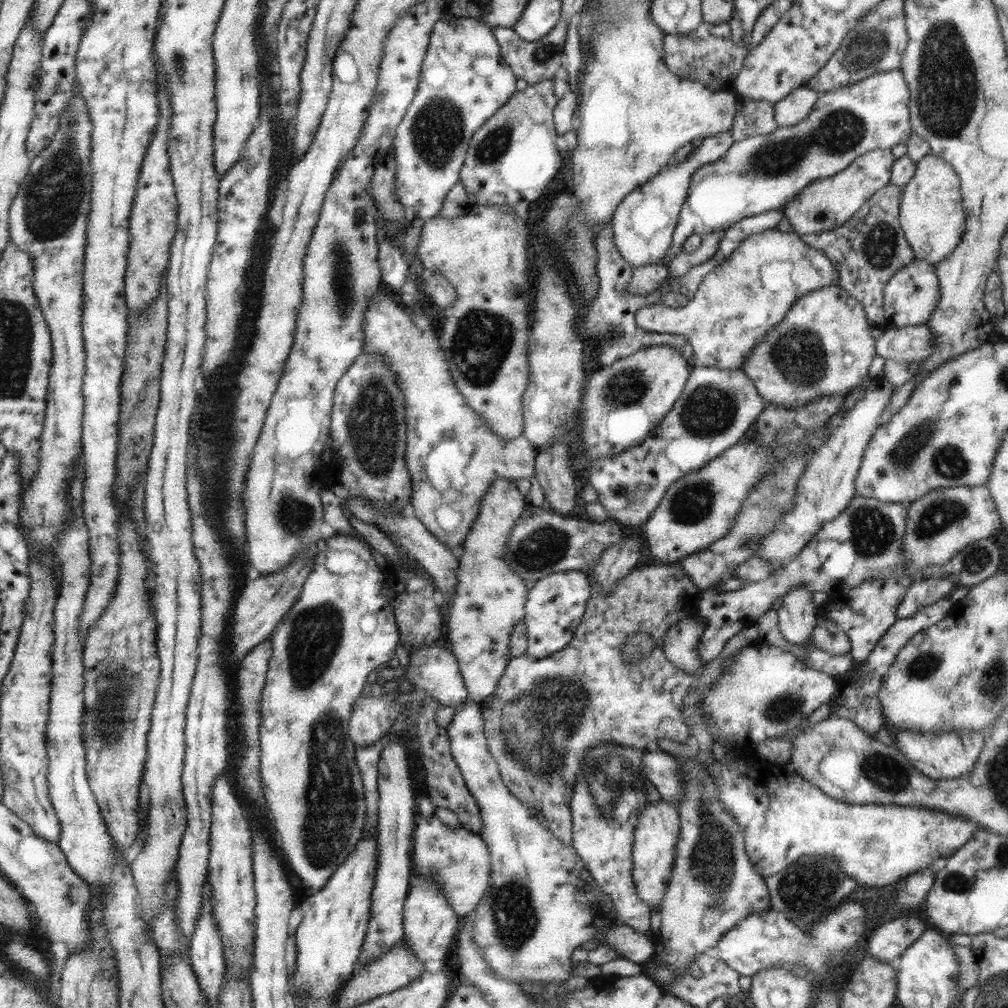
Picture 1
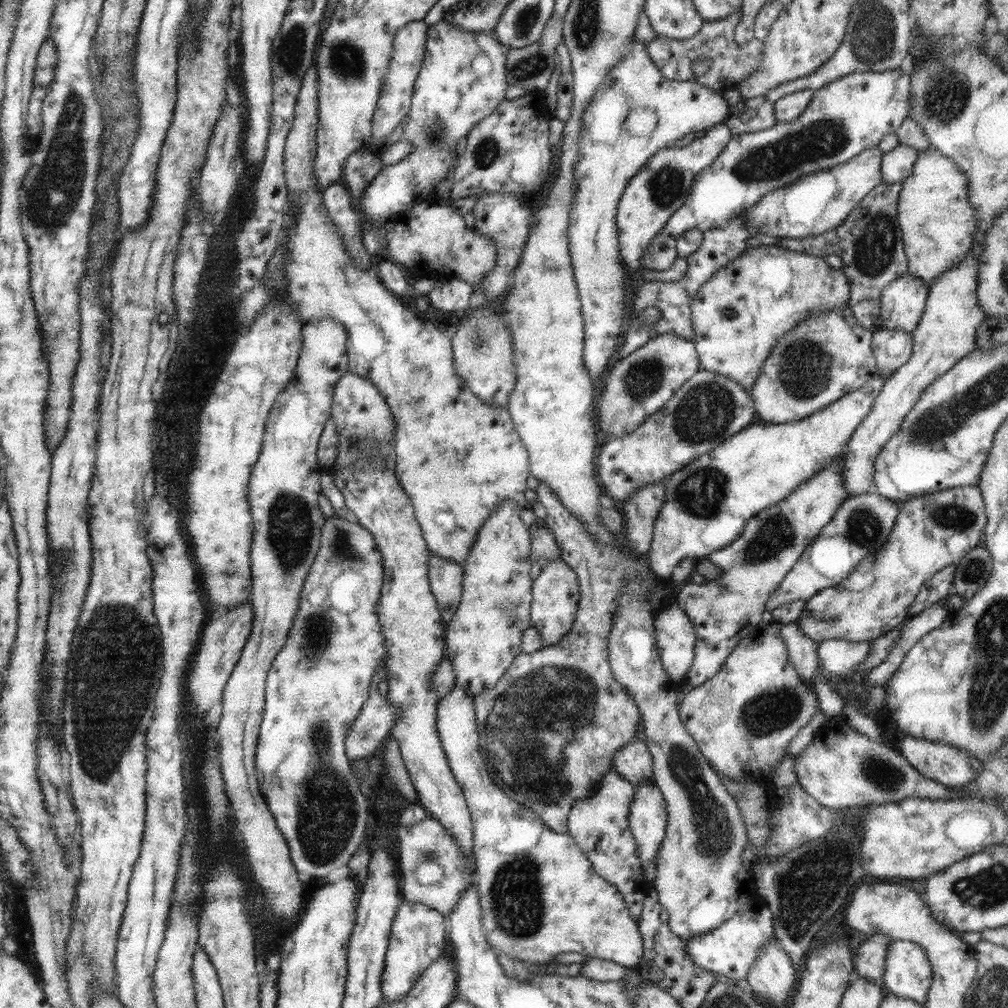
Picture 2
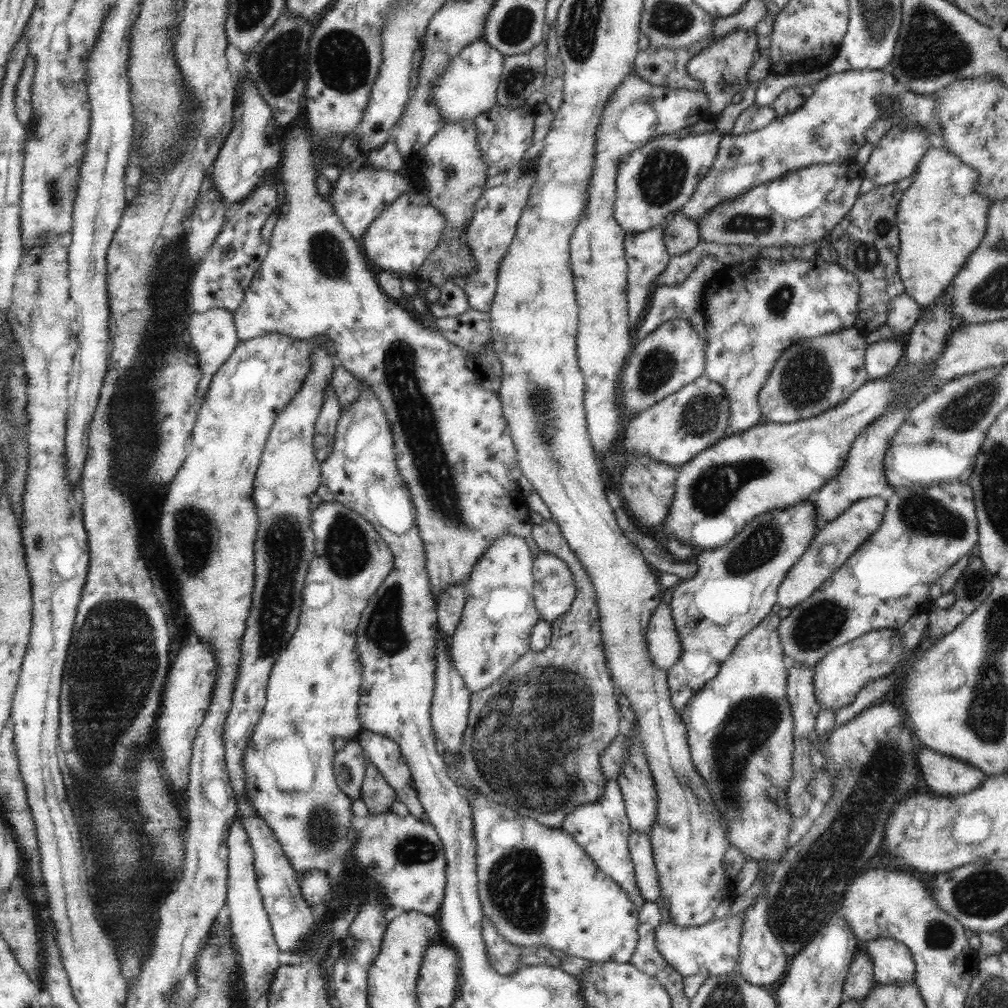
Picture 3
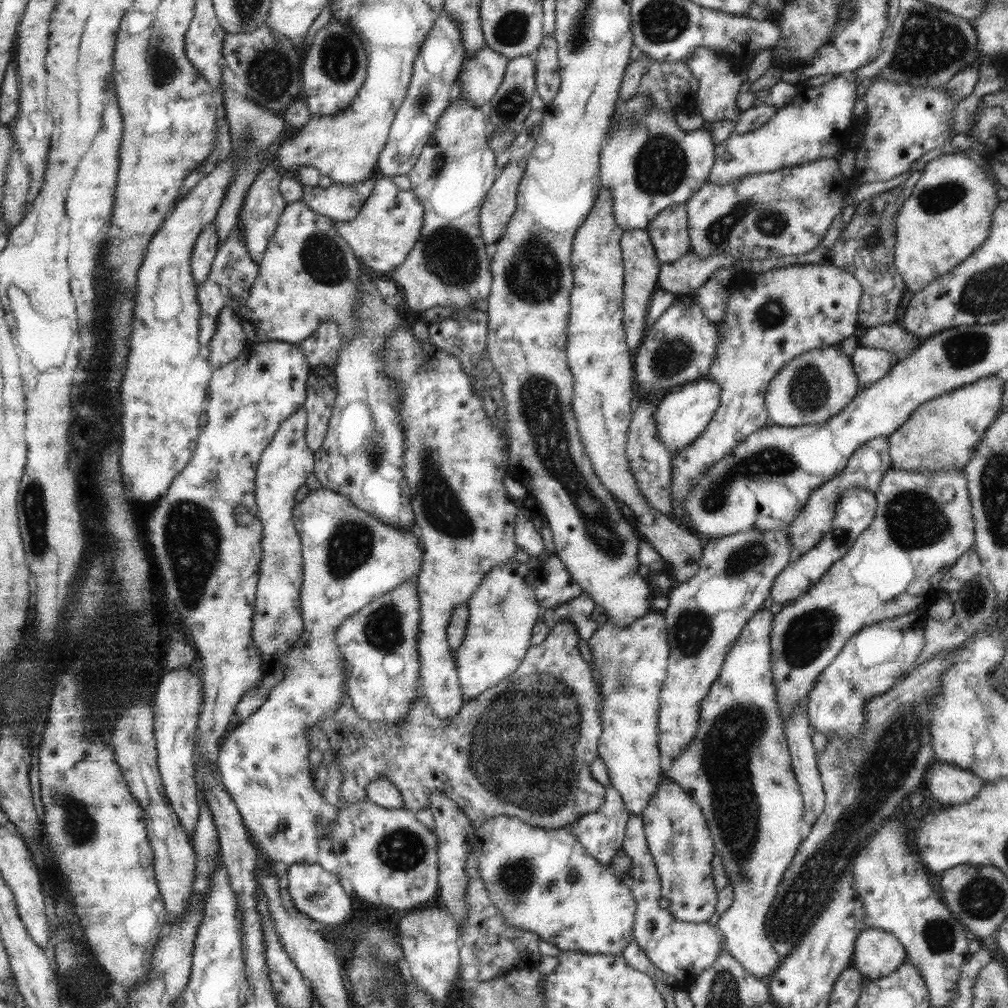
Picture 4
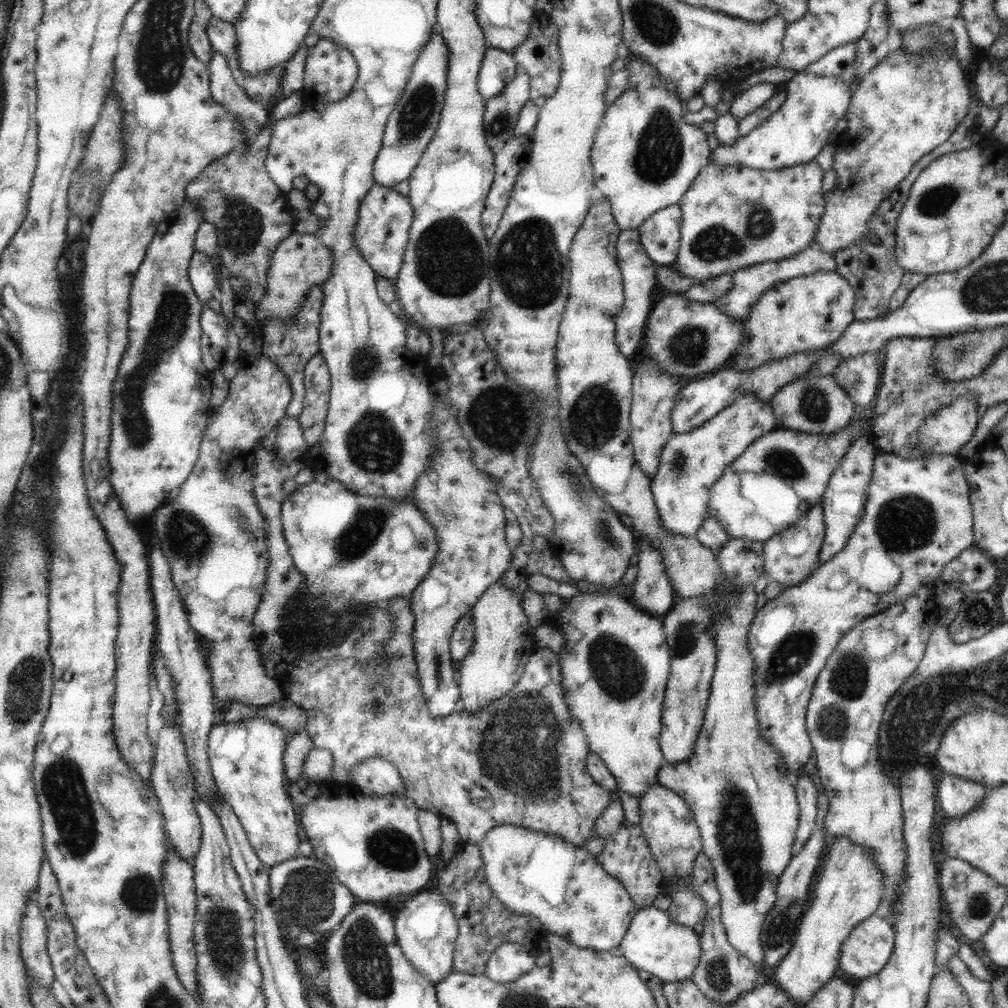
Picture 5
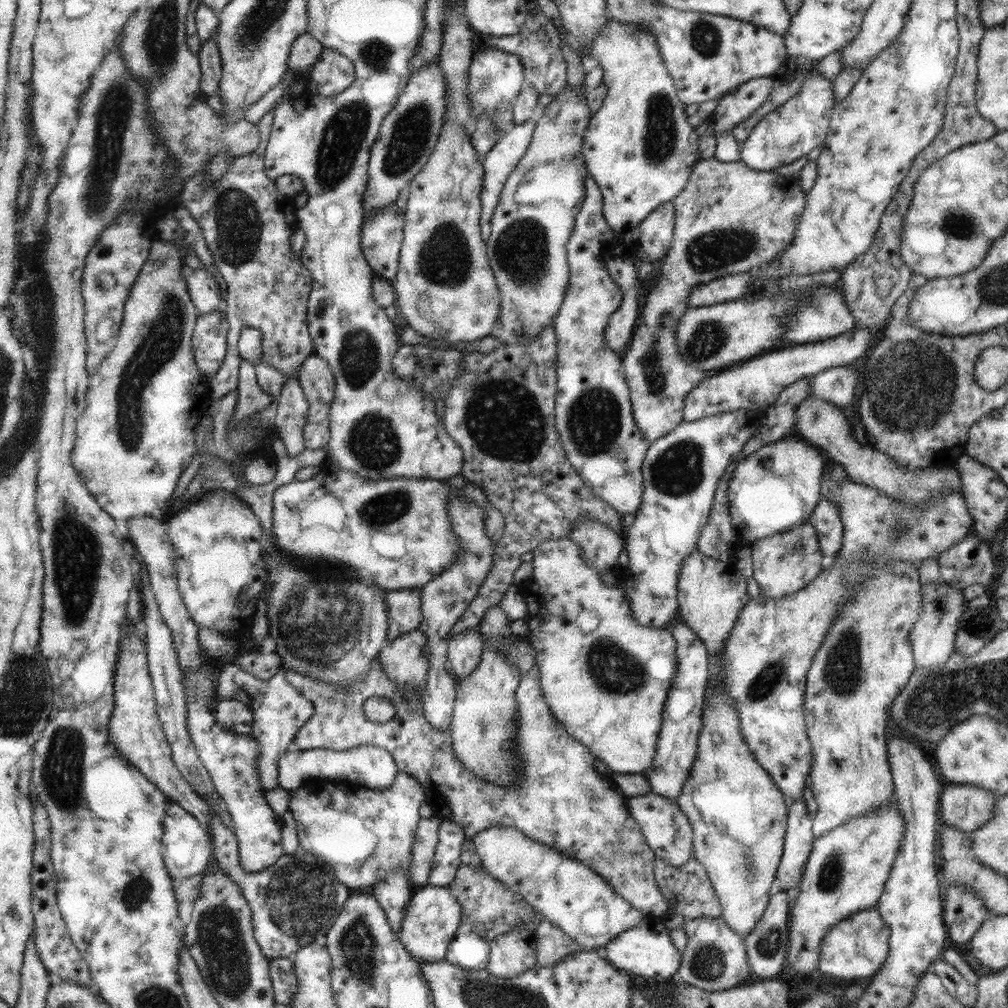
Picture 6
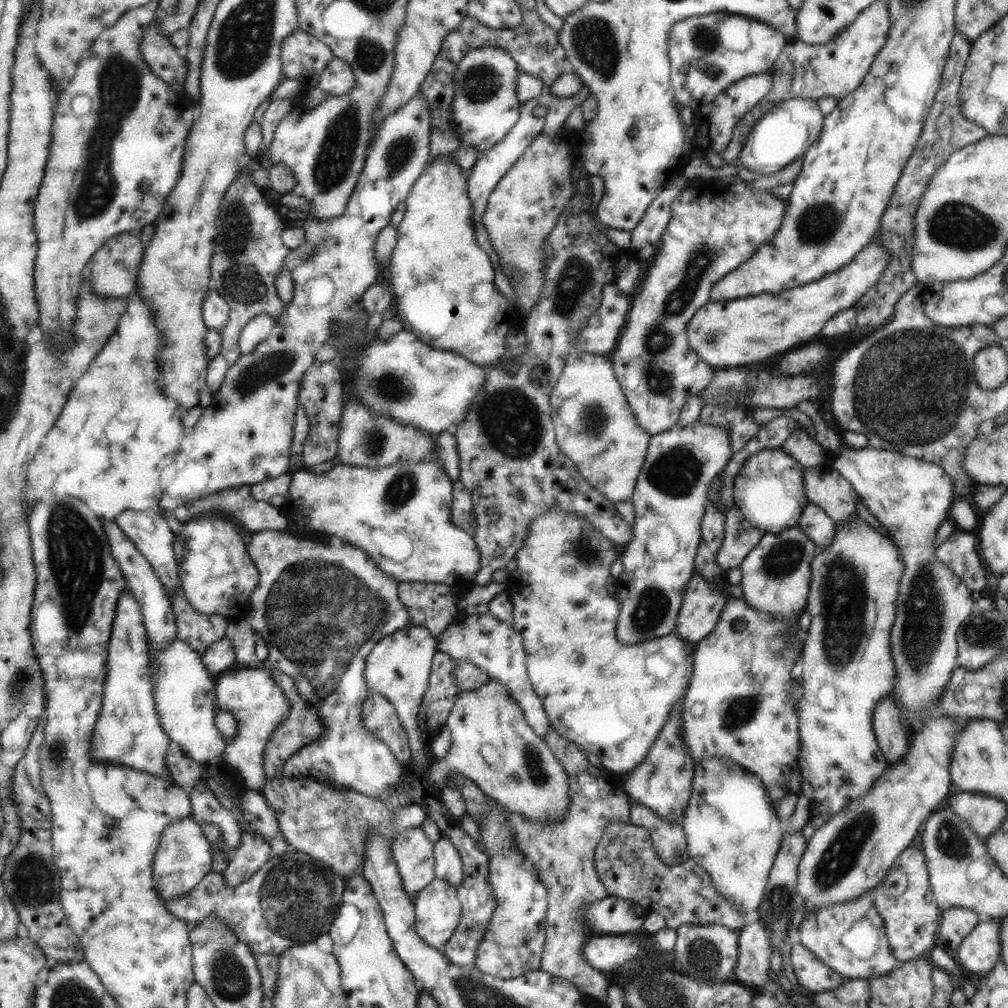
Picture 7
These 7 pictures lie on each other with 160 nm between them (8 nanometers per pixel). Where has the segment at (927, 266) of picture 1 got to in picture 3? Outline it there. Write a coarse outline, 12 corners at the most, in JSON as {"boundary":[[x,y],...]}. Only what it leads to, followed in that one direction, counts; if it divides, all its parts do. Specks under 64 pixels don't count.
{"boundary":[[905,292],[888,304],[886,326],[908,334],[923,309]]}

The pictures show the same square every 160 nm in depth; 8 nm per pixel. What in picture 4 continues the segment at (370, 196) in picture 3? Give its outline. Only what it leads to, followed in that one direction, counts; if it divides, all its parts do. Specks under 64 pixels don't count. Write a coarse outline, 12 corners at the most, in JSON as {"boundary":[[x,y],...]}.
{"boundary":[[378,176],[364,182],[303,185],[301,200],[334,221],[349,221]]}

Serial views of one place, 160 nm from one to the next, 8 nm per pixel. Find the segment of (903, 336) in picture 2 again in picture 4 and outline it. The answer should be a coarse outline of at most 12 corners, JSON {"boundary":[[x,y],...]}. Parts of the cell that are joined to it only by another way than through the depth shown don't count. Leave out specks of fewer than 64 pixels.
{"boundary":[[858,346],[852,357],[860,388],[890,372],[887,350]]}

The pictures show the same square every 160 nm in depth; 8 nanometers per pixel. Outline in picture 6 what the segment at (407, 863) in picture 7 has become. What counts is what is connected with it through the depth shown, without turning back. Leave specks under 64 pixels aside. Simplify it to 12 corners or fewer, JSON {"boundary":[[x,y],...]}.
{"boundary":[[421,818],[412,844],[409,881],[428,882],[441,818]]}

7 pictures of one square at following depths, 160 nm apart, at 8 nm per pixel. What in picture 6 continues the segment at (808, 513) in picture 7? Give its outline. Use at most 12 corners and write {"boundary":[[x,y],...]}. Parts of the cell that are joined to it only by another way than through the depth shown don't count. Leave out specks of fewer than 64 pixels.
{"boundary":[[822,496],[808,522],[823,554],[836,556],[843,543],[837,501]]}

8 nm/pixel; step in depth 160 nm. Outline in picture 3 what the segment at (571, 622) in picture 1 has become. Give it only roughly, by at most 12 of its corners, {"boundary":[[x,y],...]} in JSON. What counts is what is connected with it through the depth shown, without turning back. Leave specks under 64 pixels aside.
{"boundary":[[535,551],[532,589],[546,622],[558,620],[576,598],[570,567]]}

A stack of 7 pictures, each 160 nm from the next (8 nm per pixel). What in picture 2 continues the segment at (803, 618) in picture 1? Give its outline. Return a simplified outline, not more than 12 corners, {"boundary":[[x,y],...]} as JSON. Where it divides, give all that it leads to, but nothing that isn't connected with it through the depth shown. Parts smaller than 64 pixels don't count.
{"boundary":[[794,621],[780,633],[788,660],[814,688],[818,643]]}

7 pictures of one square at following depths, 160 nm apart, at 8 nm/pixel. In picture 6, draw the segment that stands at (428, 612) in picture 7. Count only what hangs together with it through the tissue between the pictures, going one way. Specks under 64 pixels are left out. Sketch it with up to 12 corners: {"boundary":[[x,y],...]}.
{"boundary":[[421,589],[388,591],[387,642],[422,622]]}

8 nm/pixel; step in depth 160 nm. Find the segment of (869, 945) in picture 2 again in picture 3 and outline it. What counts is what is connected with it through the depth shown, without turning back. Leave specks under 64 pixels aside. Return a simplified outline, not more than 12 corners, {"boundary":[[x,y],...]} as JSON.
{"boundary":[[861,947],[843,984],[844,999],[863,999],[878,983]]}

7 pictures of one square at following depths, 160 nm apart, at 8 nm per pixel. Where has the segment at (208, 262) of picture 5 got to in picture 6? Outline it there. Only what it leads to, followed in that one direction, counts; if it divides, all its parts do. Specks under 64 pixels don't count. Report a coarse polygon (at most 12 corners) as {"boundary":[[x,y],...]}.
{"boundary":[[188,270],[185,279],[199,316],[218,309],[223,295],[212,274]]}

